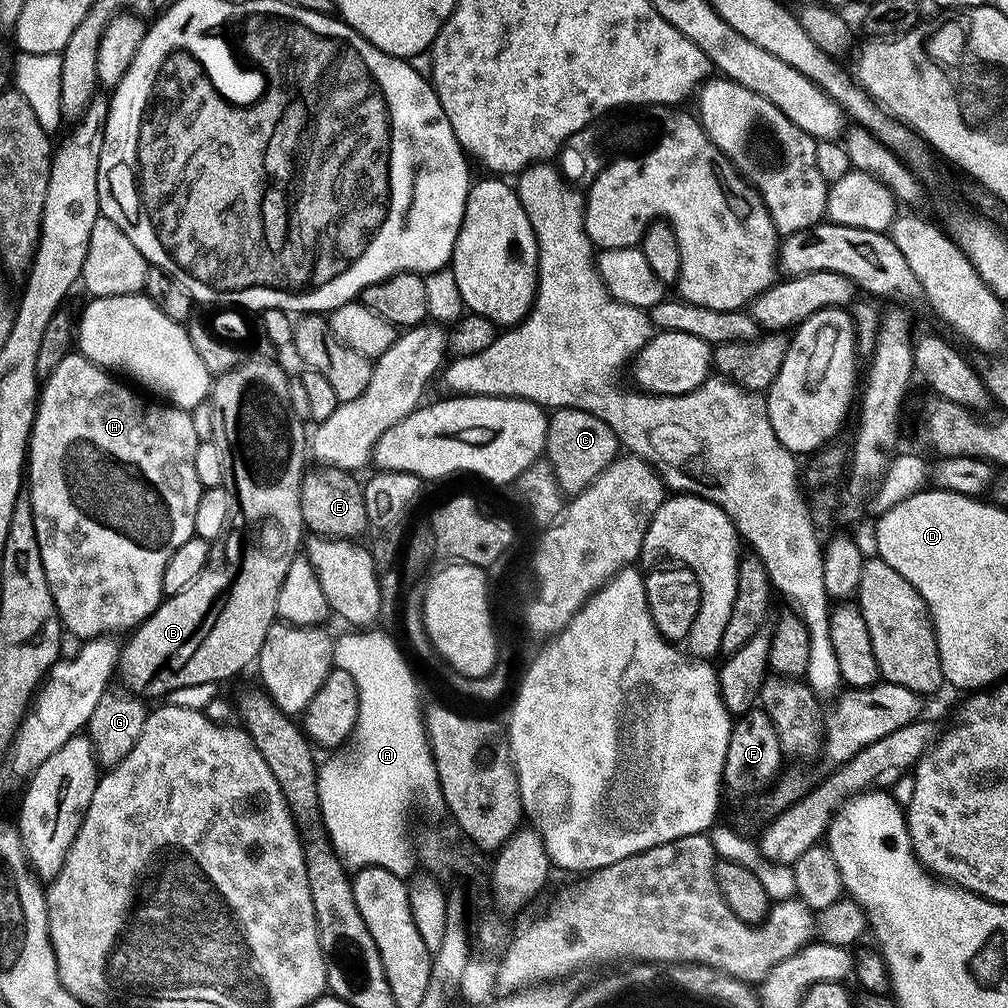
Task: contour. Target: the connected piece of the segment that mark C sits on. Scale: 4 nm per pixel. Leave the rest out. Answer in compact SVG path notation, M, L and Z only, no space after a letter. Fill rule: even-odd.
M557 408L549 415L546 460L552 465L561 493L575 494L586 490L586 486L593 484L617 459L616 448L618 441L614 430L610 430L602 418L594 418L594 414L586 410Z

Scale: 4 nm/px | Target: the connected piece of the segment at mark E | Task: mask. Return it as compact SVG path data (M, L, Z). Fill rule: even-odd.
M316 466L313 472L312 469L305 471L304 481L300 483L300 501L304 527L311 535L356 542L364 531L369 531L364 486L352 476L355 475L351 471L327 466Z

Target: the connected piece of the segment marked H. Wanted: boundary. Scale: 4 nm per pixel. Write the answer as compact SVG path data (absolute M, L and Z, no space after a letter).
M79 351L69 352L43 381L36 406L36 421L32 427L32 436L28 439L26 495L30 498L34 514L34 534L38 534L38 550L42 550L42 570L46 570L46 582L50 582L50 594L54 594L54 606L58 606L60 623L71 635L73 632L79 638L95 638L124 631L127 633L143 623L165 599L162 578L166 562L174 558L174 550L178 550L182 542L196 535L194 513L198 510L198 498L202 489L198 470L194 470L194 454L200 440L194 432L192 413L183 408L175 408L167 402L151 404L139 396L141 393L135 387L132 389L127 386L132 387L113 375L109 369L80 355Z

